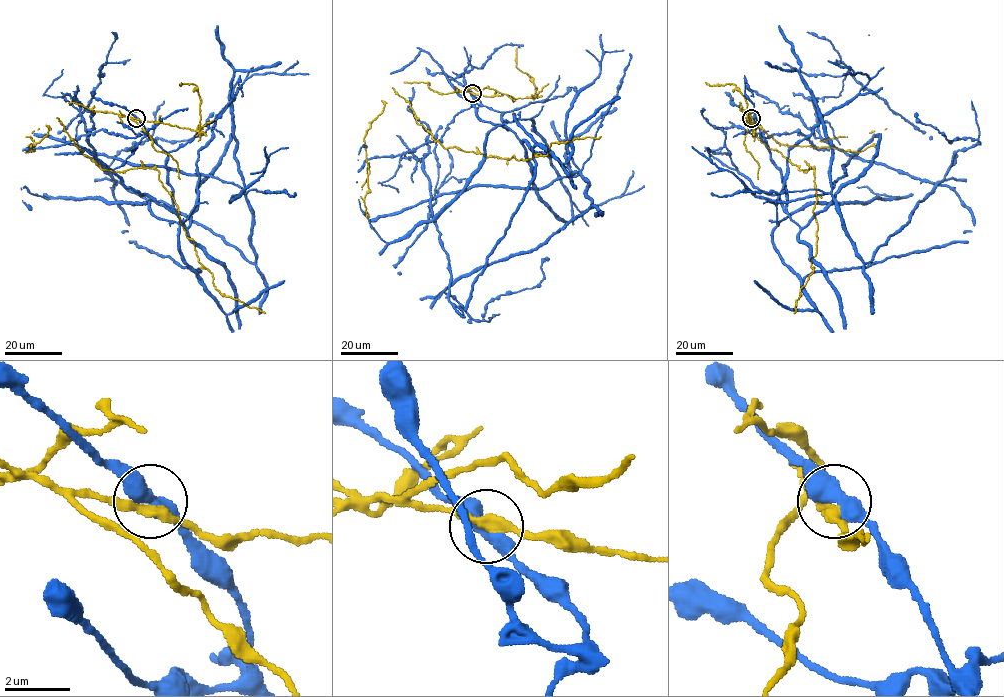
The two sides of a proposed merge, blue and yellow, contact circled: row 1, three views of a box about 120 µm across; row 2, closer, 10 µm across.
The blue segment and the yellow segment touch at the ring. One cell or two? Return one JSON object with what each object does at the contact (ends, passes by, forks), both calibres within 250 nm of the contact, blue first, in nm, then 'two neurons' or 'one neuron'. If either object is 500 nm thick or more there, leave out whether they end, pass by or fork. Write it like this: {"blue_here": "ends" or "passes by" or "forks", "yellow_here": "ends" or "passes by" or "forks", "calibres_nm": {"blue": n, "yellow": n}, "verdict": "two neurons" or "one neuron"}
{"blue_here": "passes by", "yellow_here": "passes by", "calibres_nm": {"blue": 480, "yellow": 320}, "verdict": "two neurons"}

